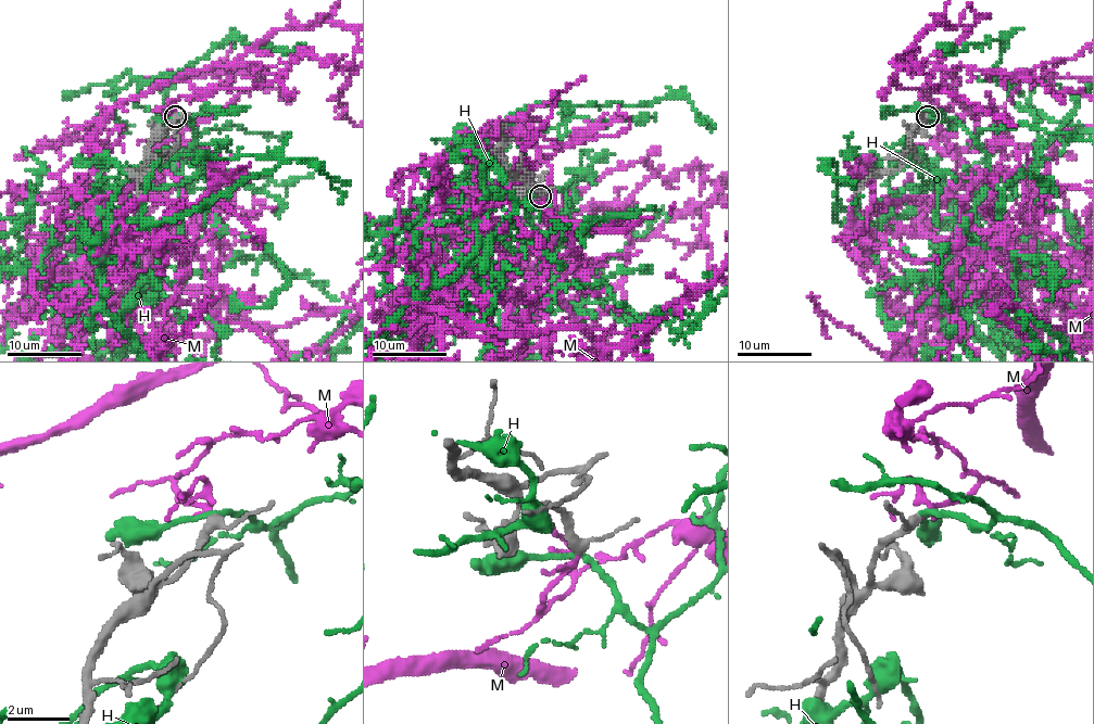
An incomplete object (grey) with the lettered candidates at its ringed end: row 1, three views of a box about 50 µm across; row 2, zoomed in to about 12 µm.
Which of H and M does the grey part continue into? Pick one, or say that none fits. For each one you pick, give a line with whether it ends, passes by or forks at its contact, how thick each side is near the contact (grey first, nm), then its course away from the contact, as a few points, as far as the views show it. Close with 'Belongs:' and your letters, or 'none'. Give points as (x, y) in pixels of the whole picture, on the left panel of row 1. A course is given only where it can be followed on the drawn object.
M: It forks there. Thickness 260 nm (grey) against 140 nm
Belongs: M

